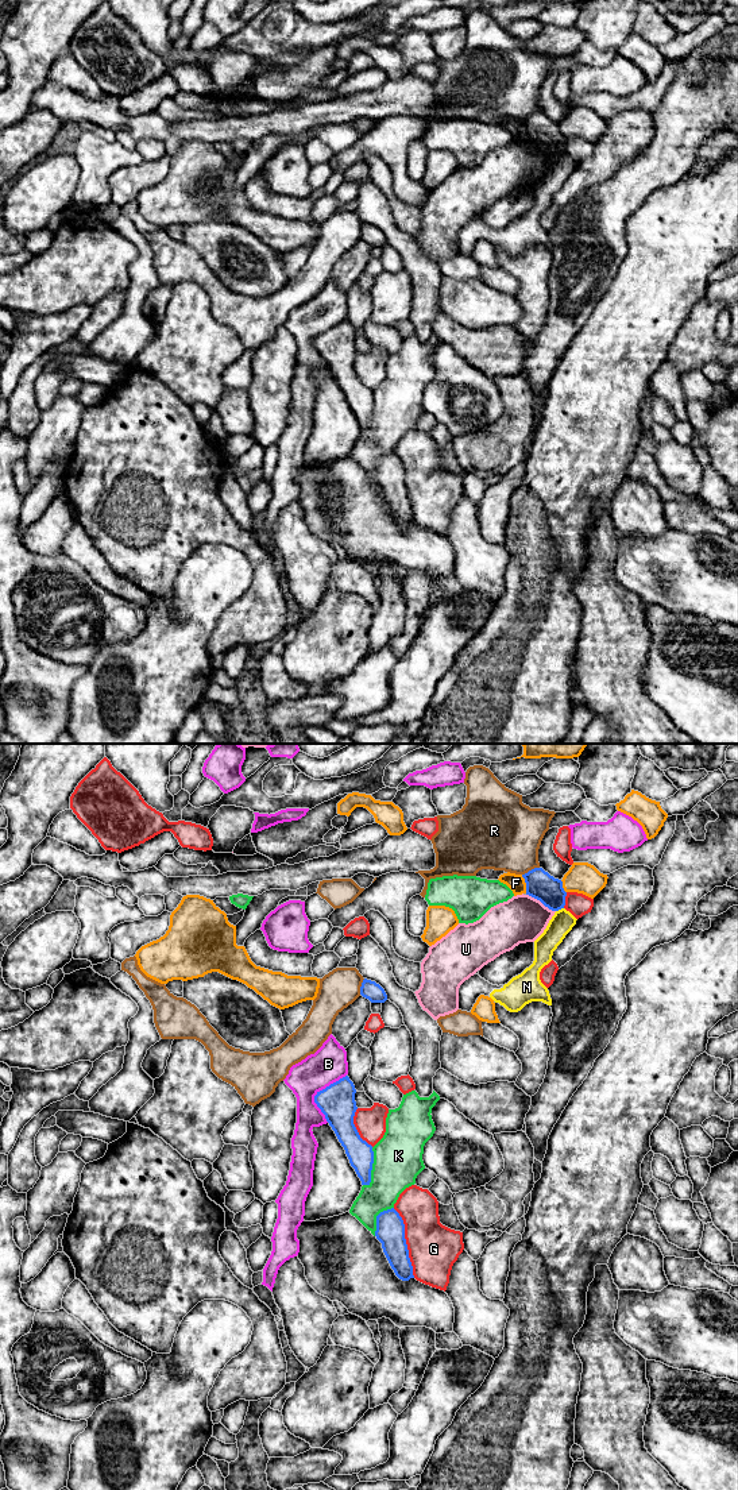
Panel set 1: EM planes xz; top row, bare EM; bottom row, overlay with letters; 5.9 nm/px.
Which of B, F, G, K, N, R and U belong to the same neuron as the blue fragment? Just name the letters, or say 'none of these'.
none of these

